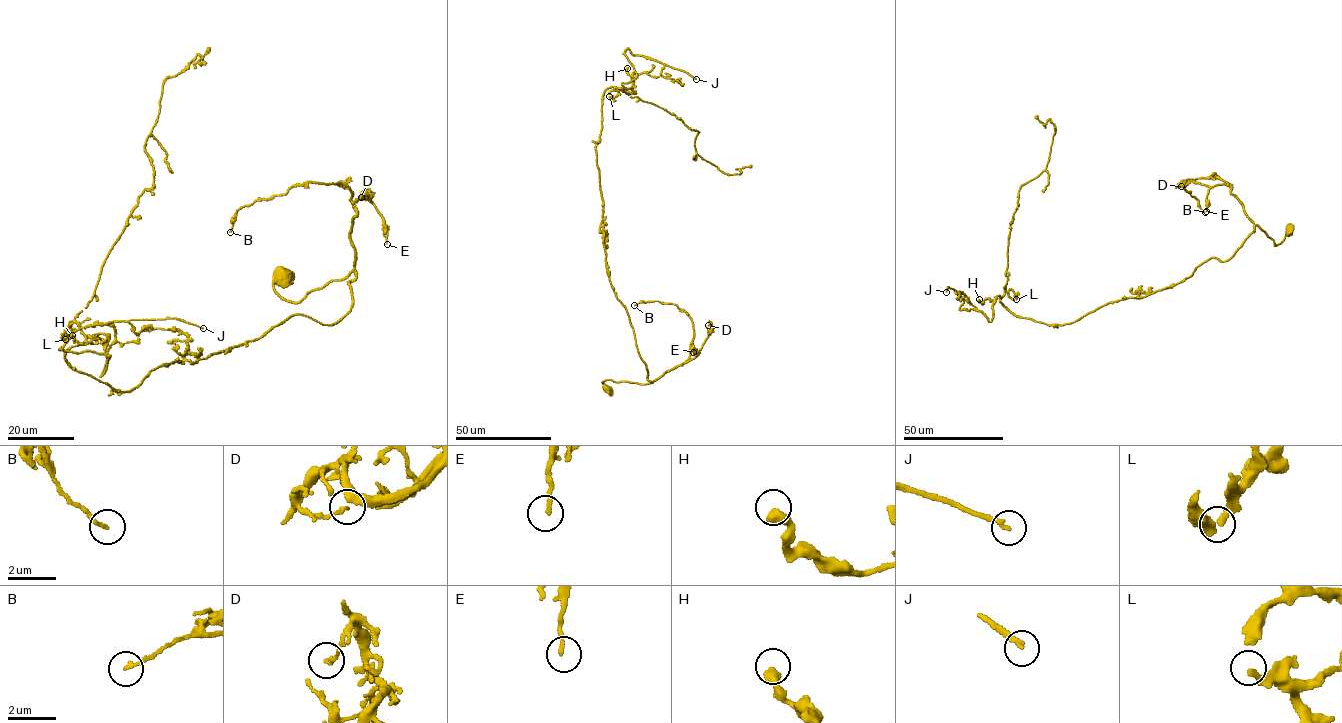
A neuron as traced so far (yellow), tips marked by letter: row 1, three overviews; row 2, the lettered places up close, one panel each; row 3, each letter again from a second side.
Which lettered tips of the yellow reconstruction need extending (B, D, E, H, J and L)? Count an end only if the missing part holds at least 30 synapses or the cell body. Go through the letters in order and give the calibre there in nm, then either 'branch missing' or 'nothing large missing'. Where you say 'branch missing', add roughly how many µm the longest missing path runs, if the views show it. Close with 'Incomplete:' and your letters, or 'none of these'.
B: 160 nm | nothing large missing
D: 120 nm | nothing large missing
E: 170 nm | nothing large missing
H: 460 nm | nothing large missing
J: 170 nm | branch missing | 25 µm
L: 200 nm | nothing large missing
Incomplete: J

